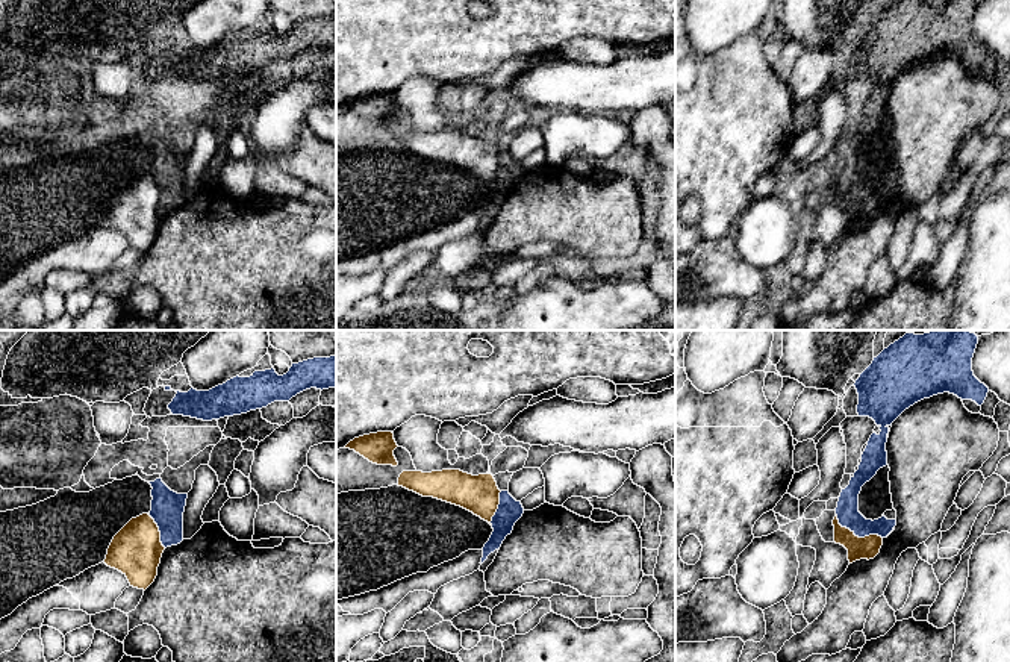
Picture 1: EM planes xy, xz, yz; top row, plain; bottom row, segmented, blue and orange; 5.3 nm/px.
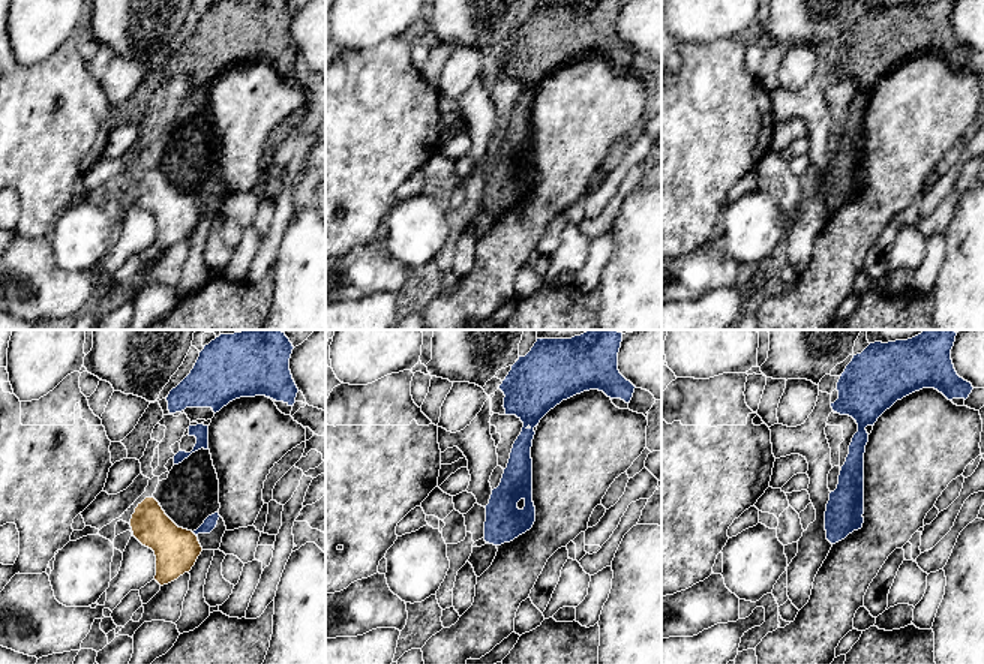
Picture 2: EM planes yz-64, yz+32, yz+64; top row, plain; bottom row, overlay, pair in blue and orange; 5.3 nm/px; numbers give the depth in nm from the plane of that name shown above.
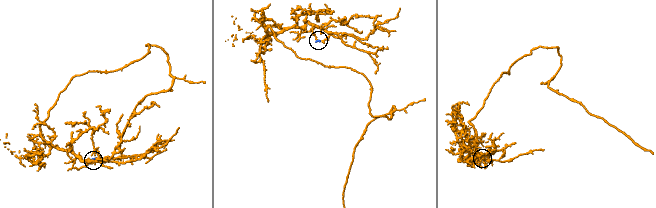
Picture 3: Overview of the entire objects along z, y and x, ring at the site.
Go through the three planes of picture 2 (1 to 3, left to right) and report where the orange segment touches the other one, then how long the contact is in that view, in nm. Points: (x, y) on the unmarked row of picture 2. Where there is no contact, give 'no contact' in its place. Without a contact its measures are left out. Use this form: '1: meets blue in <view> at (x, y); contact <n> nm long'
1: no contact
2: no contact
3: no contact

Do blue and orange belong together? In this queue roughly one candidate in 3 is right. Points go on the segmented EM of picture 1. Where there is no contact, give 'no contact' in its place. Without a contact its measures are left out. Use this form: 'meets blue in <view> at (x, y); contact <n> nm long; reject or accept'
meets blue in yz at (856, 535); contact 280 nm long; reject

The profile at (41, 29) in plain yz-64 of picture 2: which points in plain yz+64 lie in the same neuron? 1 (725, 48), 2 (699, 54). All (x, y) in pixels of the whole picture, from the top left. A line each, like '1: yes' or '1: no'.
1: no
2: no

